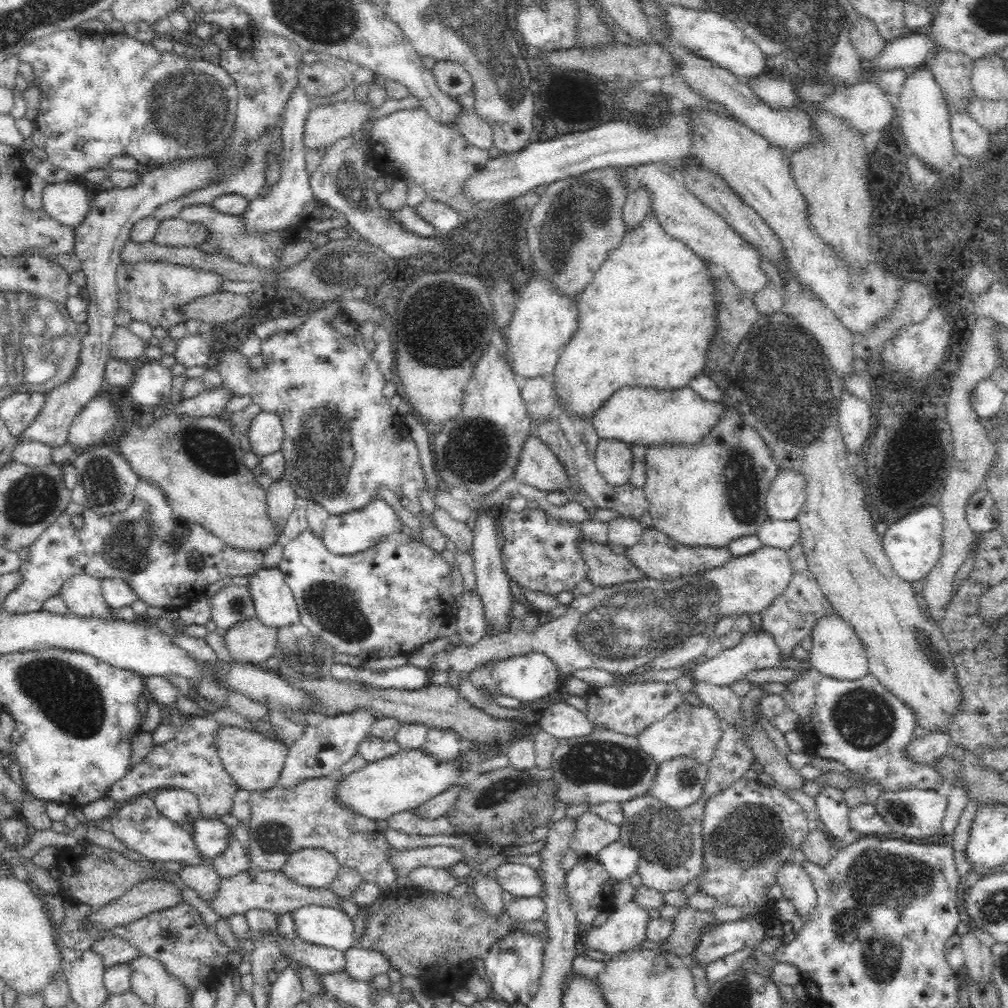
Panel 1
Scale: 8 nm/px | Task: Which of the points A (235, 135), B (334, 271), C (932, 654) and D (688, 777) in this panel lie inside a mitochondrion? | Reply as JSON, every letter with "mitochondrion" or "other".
{"A":"mitochondrion","B":"mitochondrion","C":"mitochondrion","D":"mitochondrion"}

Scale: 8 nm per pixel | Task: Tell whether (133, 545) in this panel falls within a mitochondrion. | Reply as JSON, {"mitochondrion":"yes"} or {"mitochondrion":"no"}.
{"mitochondrion":"yes"}

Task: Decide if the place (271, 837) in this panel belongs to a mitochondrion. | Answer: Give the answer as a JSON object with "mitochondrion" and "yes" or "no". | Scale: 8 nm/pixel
{"mitochondrion":"yes"}

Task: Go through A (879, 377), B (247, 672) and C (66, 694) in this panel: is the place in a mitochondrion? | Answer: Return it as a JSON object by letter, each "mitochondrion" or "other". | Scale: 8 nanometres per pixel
{"A":"other","B":"other","C":"mitochondrion"}

